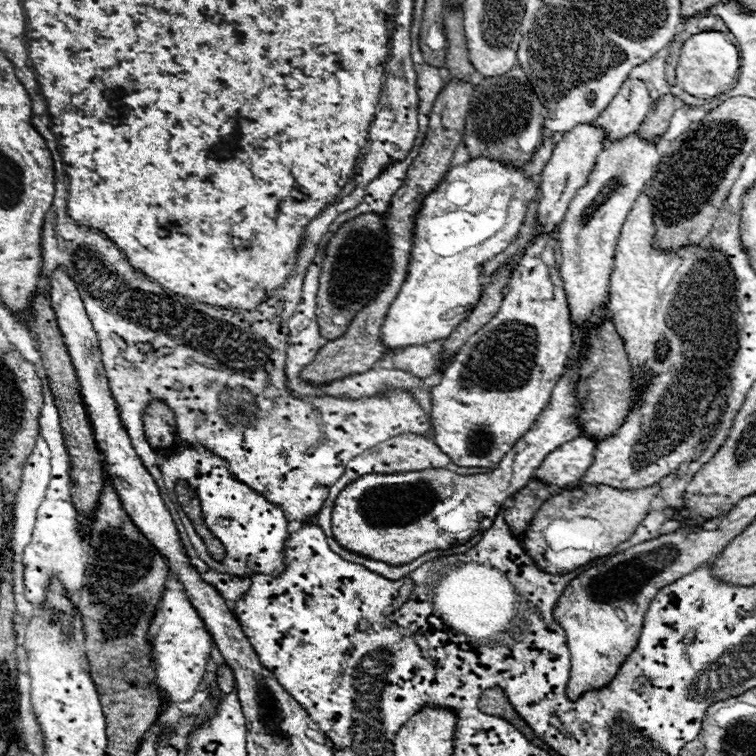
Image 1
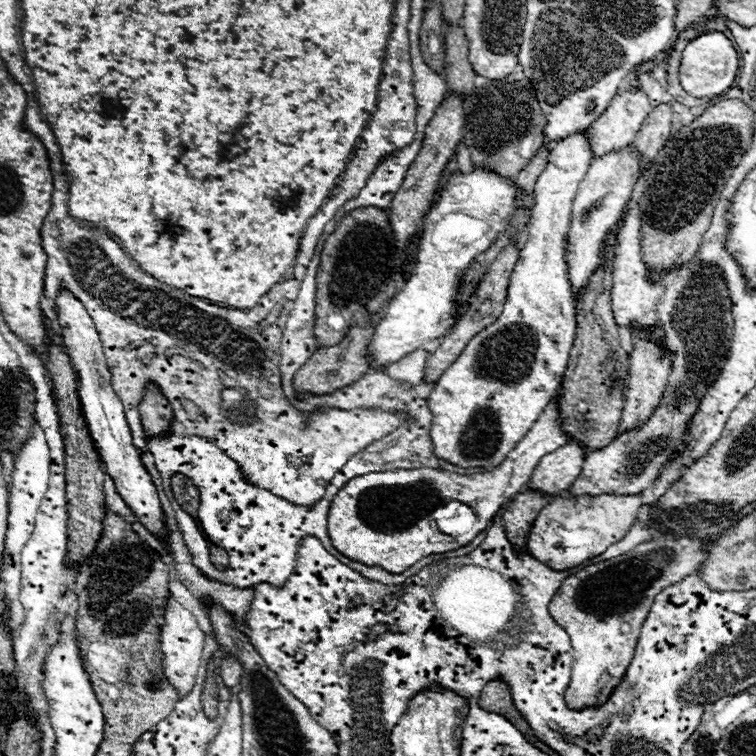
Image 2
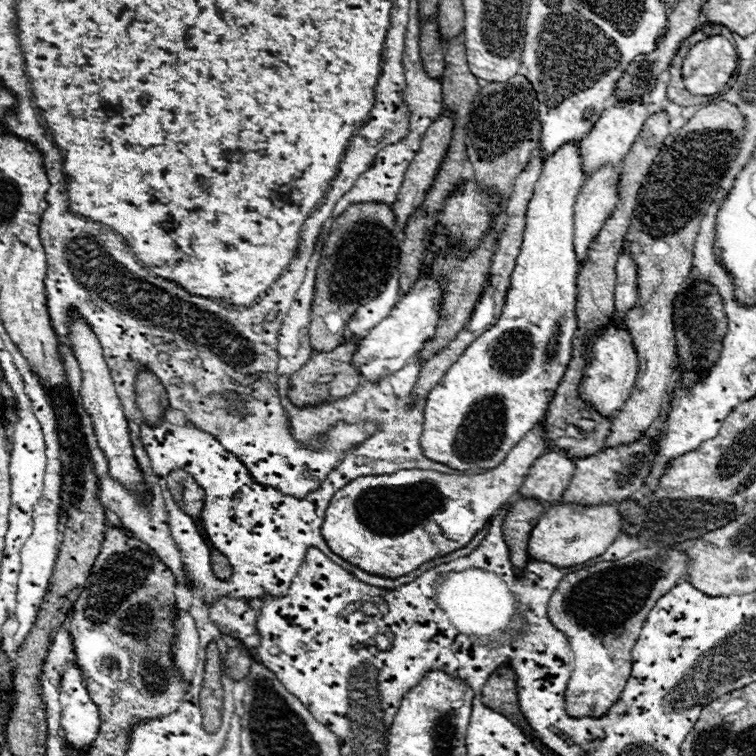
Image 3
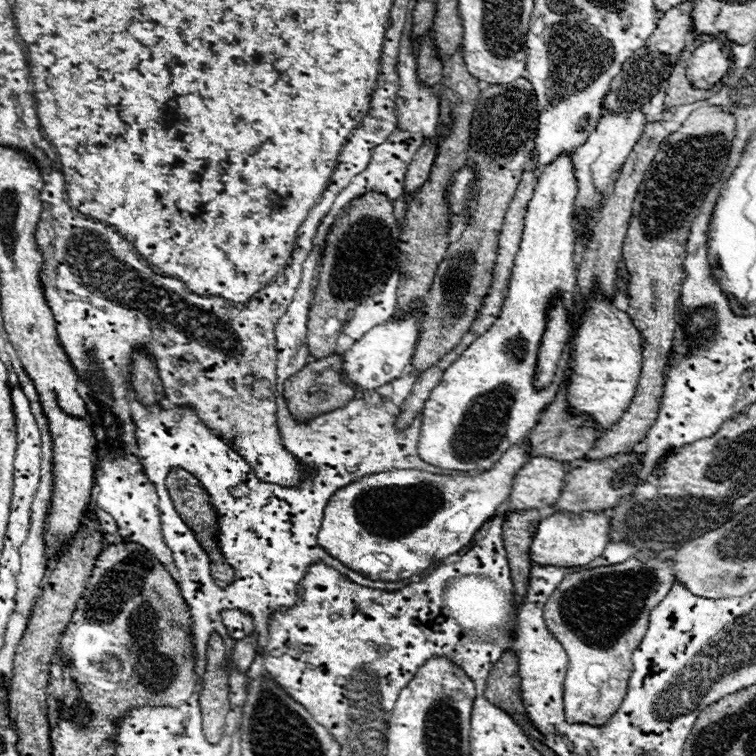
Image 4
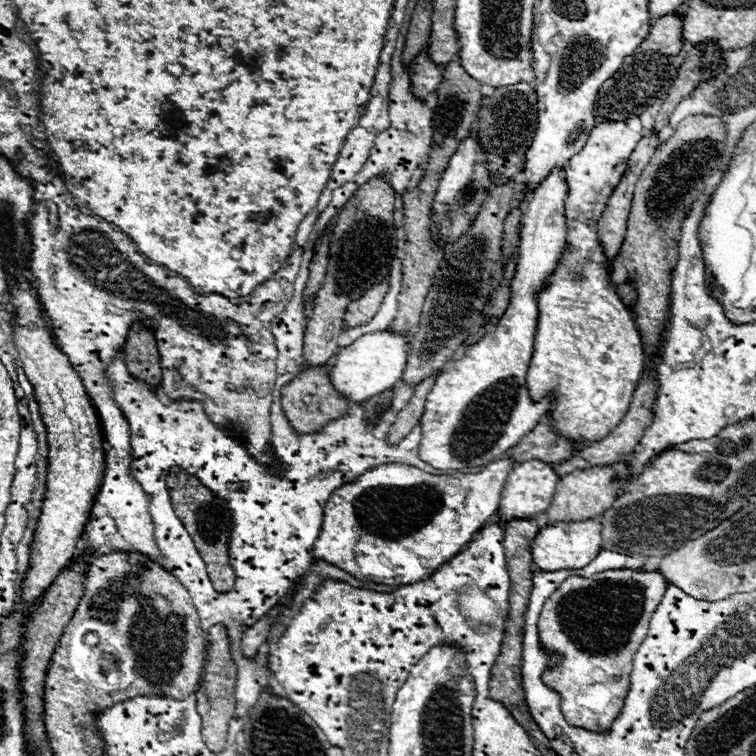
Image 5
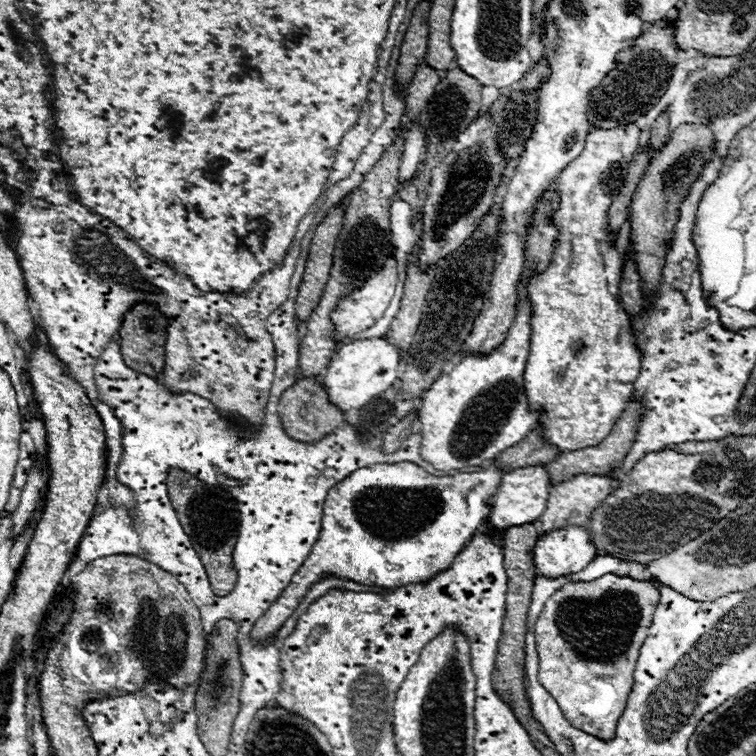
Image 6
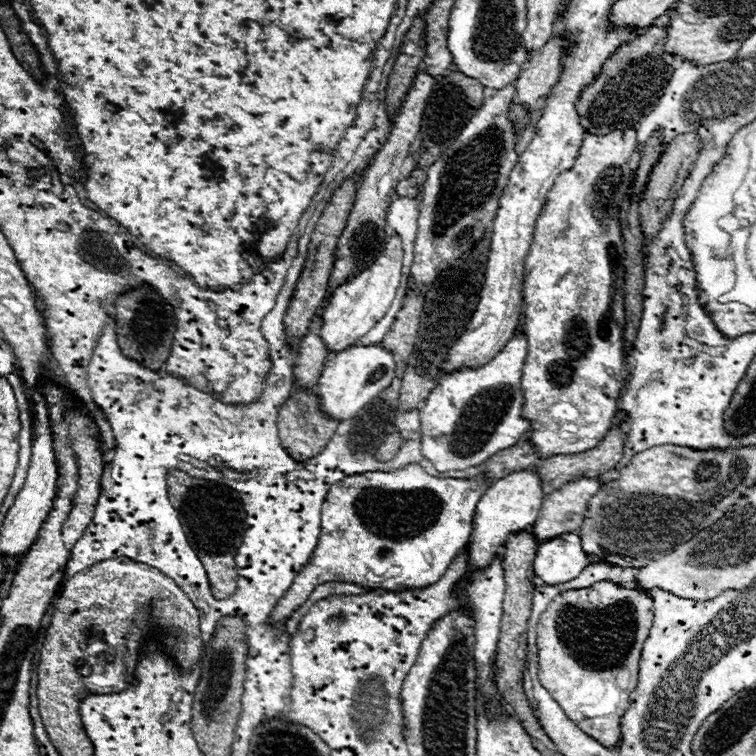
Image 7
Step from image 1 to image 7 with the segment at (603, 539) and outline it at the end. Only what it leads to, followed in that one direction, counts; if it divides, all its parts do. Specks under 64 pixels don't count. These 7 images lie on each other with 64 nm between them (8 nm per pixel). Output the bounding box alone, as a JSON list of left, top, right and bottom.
[534,532,590,586]

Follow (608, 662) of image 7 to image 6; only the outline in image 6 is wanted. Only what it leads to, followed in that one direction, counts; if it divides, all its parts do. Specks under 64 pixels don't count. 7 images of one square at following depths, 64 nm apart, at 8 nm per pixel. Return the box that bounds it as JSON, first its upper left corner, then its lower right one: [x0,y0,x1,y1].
[536,574,658,740]

